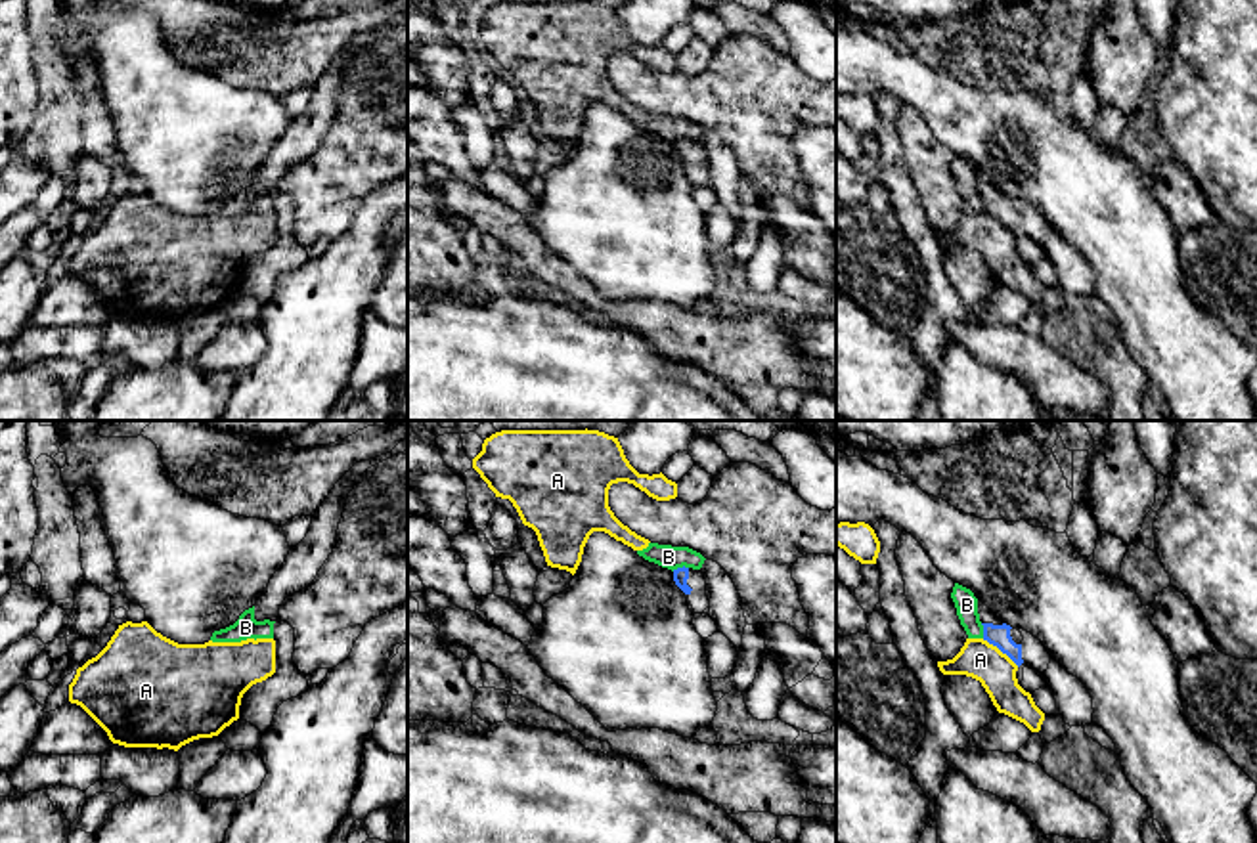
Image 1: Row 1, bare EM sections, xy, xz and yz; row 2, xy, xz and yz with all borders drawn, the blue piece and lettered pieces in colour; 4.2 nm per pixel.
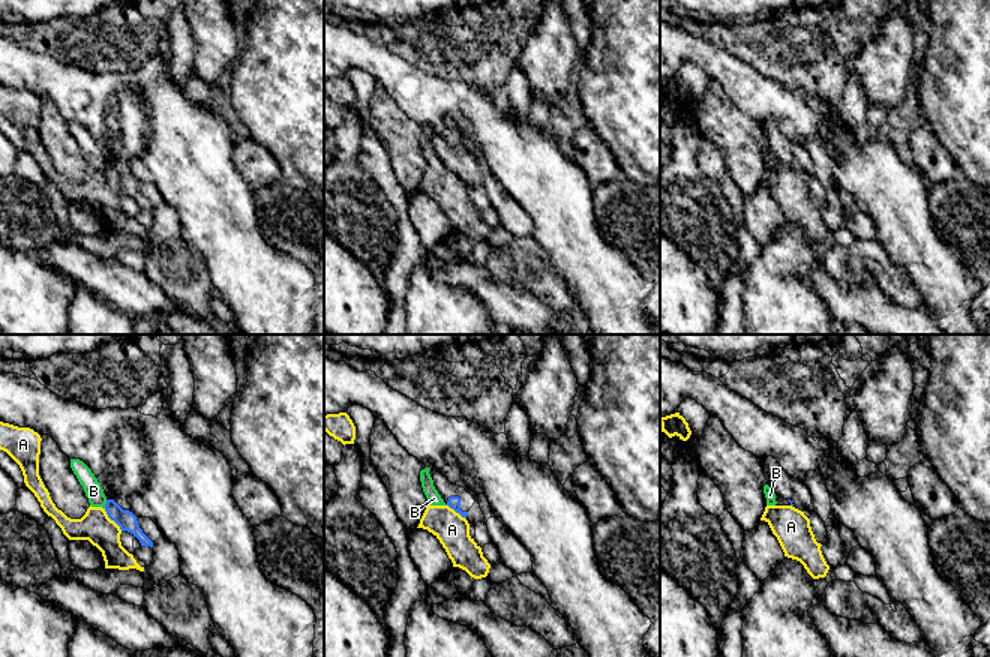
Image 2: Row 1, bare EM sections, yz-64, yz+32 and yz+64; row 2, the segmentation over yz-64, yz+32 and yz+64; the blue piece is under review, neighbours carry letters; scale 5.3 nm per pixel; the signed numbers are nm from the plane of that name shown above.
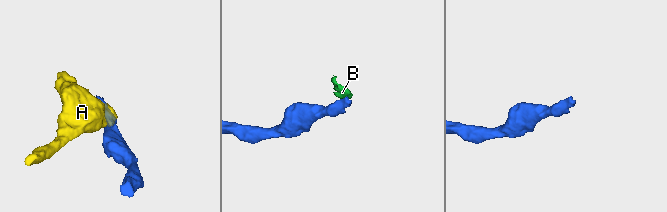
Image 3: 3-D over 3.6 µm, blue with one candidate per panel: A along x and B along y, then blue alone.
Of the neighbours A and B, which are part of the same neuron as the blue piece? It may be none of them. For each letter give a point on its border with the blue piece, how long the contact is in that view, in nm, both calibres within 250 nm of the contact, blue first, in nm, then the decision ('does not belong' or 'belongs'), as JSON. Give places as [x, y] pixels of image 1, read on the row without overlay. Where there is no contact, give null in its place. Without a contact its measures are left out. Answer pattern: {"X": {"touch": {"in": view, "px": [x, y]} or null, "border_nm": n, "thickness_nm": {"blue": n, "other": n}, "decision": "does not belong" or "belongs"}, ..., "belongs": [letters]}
{"A": {"touch": {"in": "yz", "px": [1001, 222]}, "border_nm": 200, "thickness_nm": {"blue": 100, "other": 160}, "decision": "does not belong"}, "B": {"touch": {"in": "xz", "px": [680, 140]}, "border_nm": 70, "thickness_nm": {"blue": 60, "other": 100}, "decision": "does not belong"}, "belongs": []}

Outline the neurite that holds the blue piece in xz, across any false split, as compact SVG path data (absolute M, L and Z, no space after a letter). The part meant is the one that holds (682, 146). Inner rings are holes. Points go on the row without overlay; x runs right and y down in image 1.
M677 140L673 141L673 153L687 166L695 185L702 185L710 178L706 151L700 141Z

